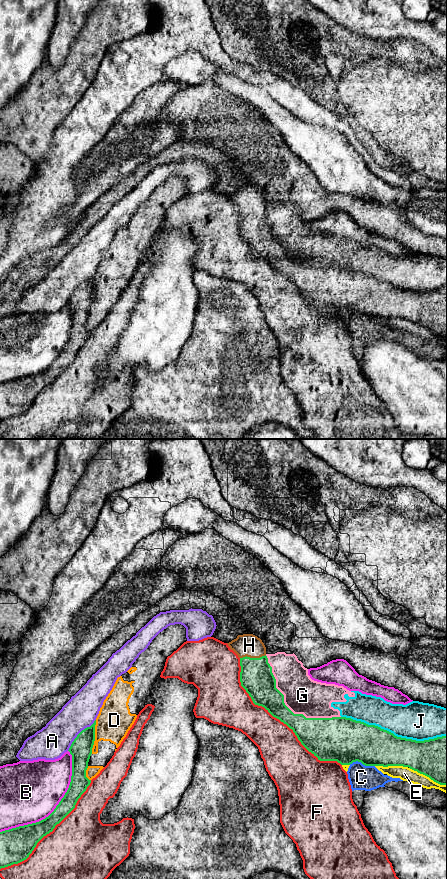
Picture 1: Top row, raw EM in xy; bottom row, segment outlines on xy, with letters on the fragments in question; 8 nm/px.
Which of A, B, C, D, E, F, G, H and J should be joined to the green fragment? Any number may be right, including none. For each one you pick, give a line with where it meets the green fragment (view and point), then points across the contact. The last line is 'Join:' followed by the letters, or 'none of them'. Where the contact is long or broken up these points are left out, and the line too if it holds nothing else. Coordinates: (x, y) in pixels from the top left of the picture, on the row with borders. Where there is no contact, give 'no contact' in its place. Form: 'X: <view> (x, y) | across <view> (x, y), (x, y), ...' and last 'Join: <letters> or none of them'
H: xy (252, 658)
Join: H

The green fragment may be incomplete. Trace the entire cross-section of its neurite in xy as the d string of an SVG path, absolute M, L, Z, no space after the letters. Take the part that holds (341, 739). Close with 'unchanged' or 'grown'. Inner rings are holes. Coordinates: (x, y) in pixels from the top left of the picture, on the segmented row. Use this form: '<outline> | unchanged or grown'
M253 634L238 635L227 643L240 658L241 686L253 703L264 707L273 717L293 730L301 744L320 761L337 761L341 765L361 762L365 766L403 766L429 777L440 785L447 785L447 736L416 741L395 736L375 725L368 725L346 717L306 718L294 714L284 703L284 695L276 688L276 679L268 663L266 647Z | grown

